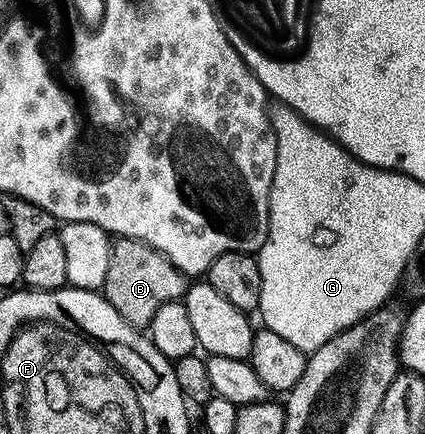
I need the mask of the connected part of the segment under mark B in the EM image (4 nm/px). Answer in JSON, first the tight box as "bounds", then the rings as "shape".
{"bounds":[103,237,187,327],"shape":[[[118,237],[110,245],[103,293],[111,308],[115,308],[115,312],[119,312],[119,316],[123,316],[131,326],[149,327],[155,312],[159,312],[163,304],[184,299],[186,289],[187,275],[147,243]]]}

